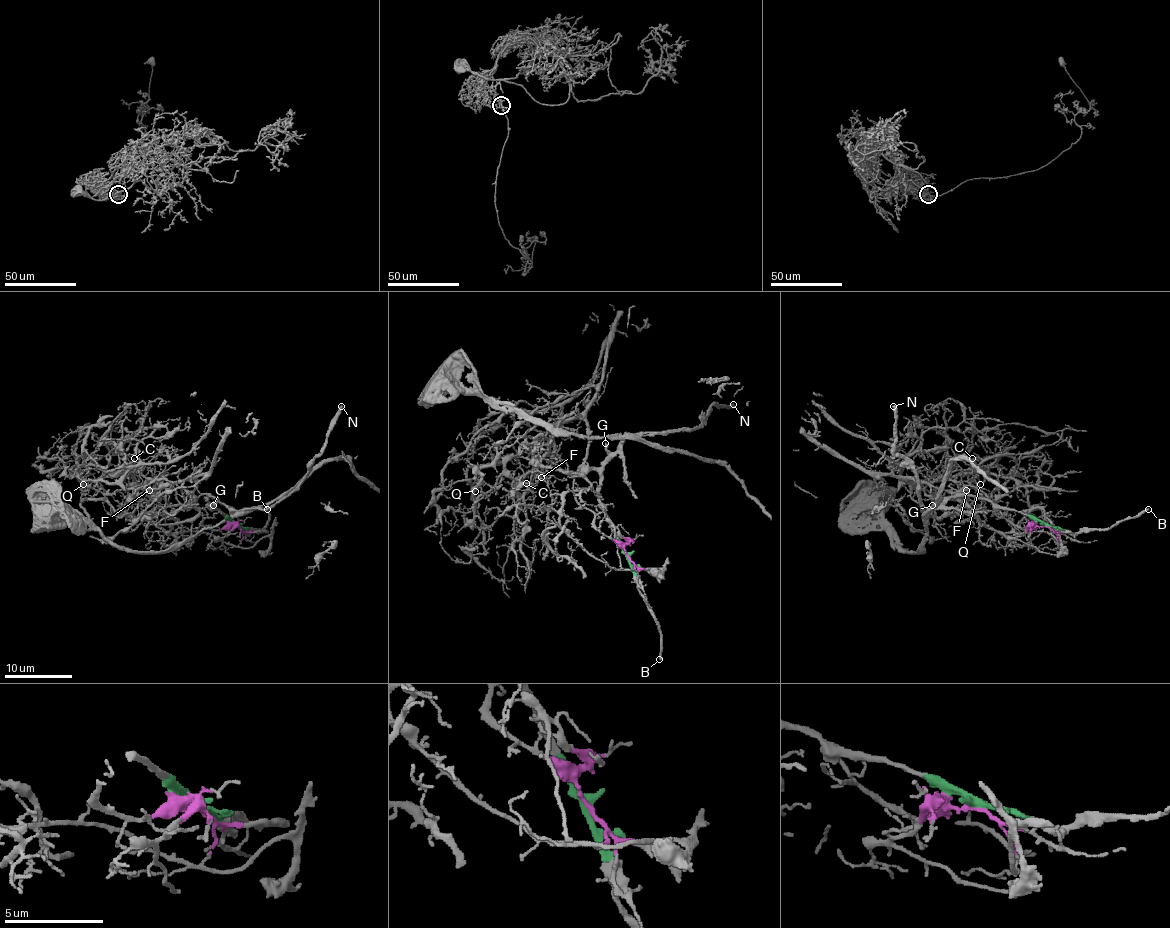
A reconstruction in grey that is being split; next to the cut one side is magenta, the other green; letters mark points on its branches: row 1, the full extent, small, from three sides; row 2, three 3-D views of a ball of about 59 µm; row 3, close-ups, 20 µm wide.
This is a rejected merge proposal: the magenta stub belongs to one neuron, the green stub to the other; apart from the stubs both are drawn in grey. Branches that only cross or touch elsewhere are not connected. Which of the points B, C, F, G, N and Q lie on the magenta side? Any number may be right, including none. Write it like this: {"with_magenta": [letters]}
{"with_magenta": ["C", "F", "Q"]}

